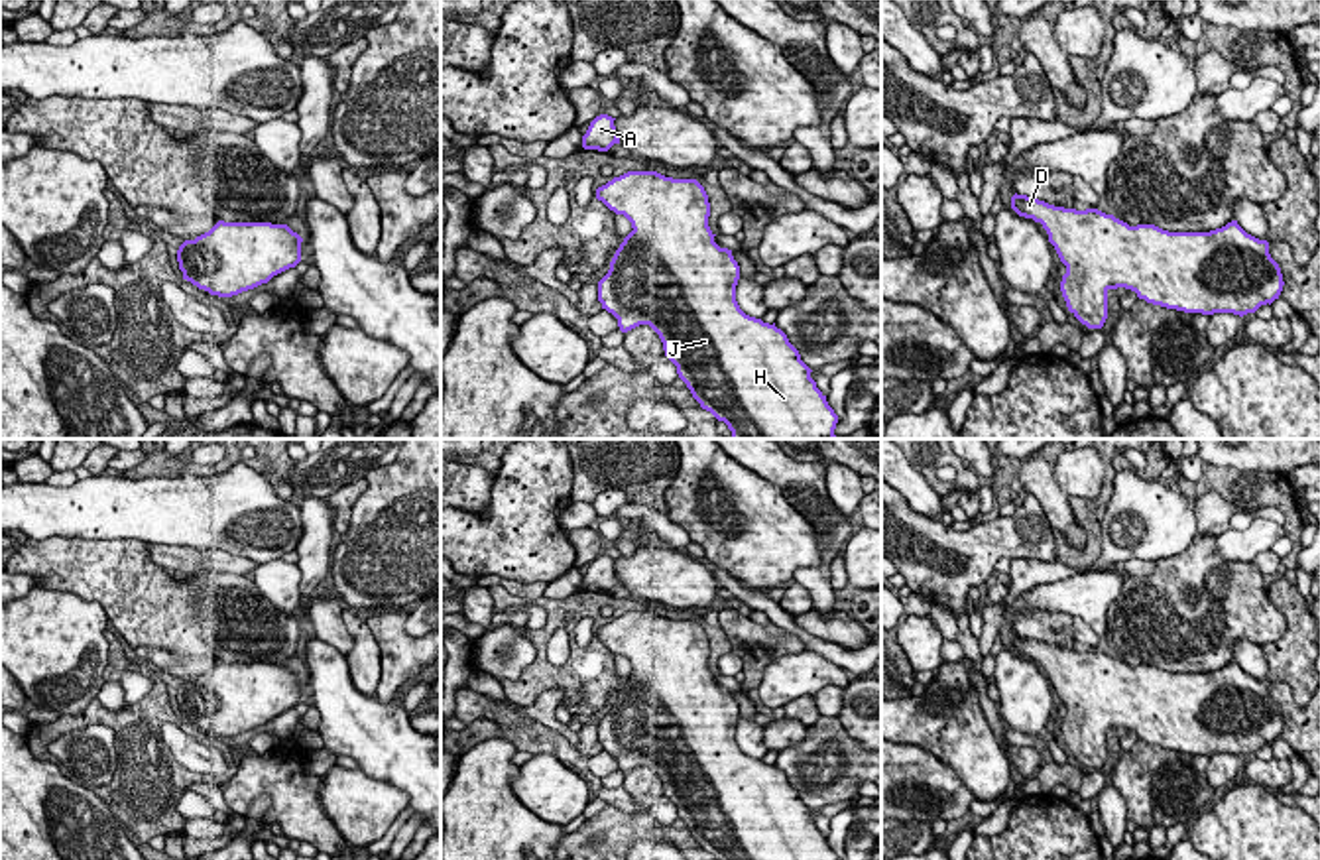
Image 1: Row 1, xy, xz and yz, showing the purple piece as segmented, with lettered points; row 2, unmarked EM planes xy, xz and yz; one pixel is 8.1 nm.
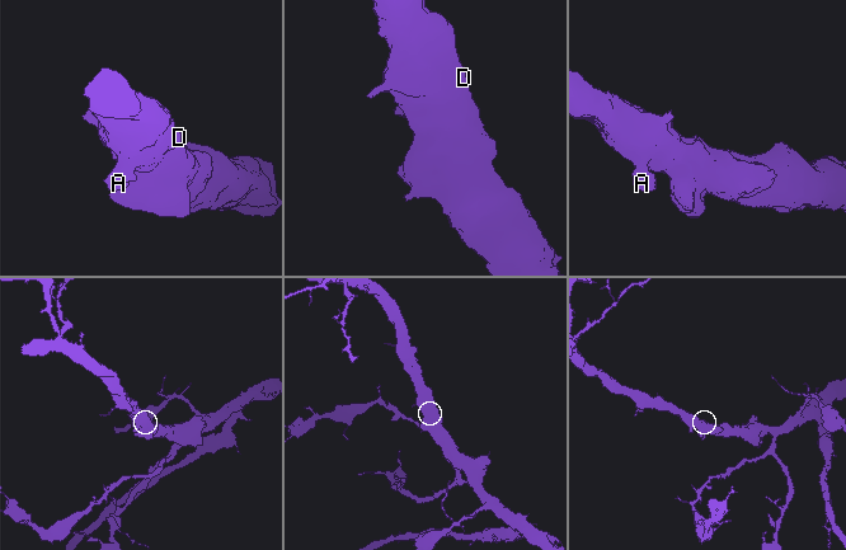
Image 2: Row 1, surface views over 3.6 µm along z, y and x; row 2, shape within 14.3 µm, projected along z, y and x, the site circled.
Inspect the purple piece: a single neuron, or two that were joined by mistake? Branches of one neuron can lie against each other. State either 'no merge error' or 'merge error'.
no merge error

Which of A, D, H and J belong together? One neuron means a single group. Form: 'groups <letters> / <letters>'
groups A D H J

